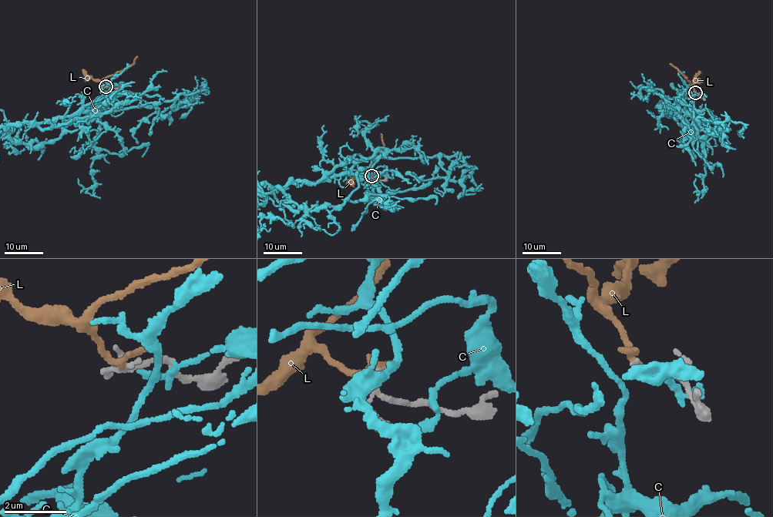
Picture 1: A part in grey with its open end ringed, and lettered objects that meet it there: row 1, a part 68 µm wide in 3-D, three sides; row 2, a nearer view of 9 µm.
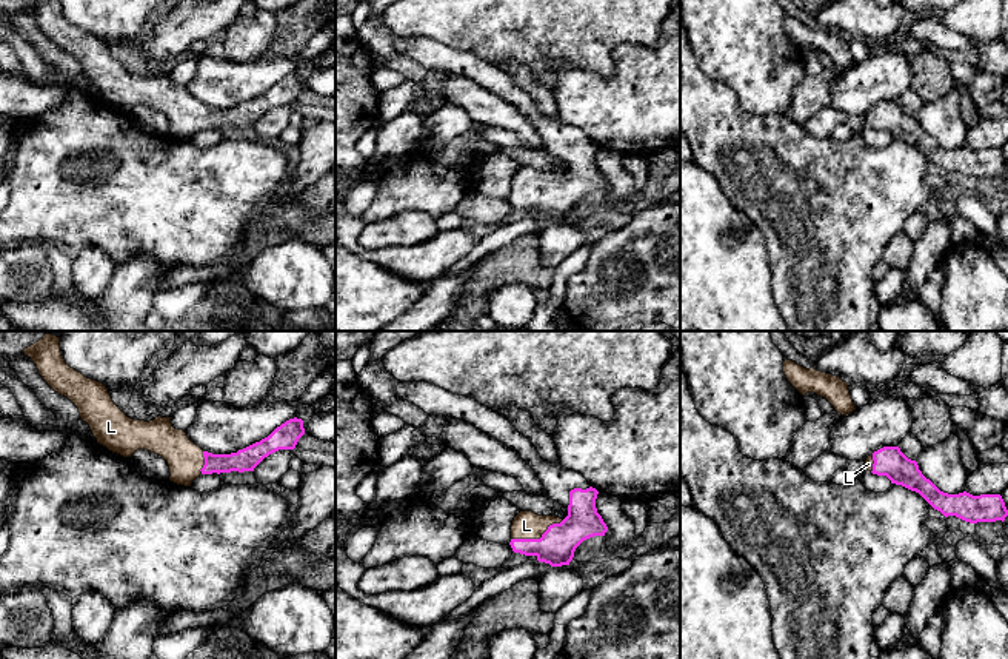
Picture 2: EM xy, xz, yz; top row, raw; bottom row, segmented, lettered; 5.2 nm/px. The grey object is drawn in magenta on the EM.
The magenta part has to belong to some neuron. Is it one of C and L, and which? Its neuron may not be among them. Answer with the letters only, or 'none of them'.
L

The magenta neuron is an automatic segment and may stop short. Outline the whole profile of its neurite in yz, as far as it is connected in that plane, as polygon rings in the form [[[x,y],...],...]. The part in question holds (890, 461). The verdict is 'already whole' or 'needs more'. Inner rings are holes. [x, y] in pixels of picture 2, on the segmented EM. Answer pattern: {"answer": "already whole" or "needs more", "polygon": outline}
{"answer": "needs more", "polygon": [[[883,447],[865,460],[865,468],[877,476],[886,476],[891,483],[919,493],[945,517],[956,516],[965,522],[1005,520],[1008,510],[1000,494],[973,496],[966,491],[948,494],[926,479],[916,460],[908,459],[899,447]]]}

